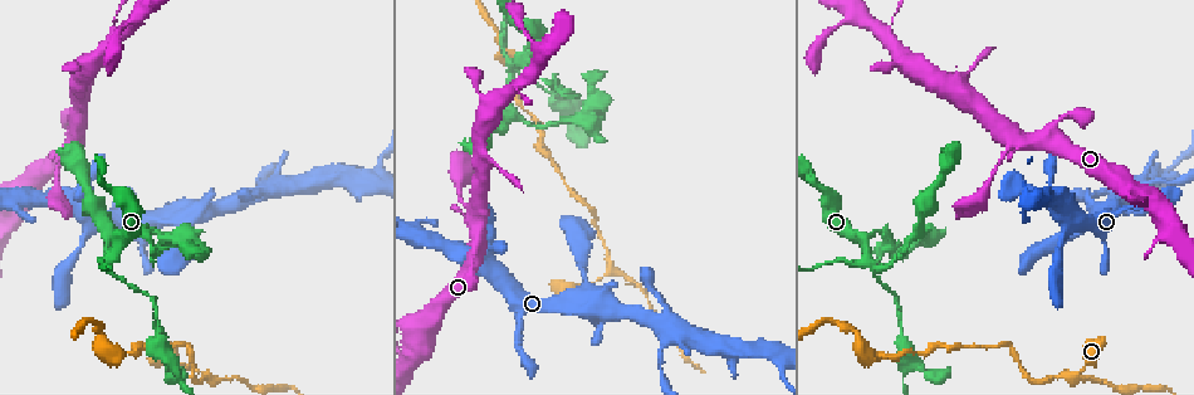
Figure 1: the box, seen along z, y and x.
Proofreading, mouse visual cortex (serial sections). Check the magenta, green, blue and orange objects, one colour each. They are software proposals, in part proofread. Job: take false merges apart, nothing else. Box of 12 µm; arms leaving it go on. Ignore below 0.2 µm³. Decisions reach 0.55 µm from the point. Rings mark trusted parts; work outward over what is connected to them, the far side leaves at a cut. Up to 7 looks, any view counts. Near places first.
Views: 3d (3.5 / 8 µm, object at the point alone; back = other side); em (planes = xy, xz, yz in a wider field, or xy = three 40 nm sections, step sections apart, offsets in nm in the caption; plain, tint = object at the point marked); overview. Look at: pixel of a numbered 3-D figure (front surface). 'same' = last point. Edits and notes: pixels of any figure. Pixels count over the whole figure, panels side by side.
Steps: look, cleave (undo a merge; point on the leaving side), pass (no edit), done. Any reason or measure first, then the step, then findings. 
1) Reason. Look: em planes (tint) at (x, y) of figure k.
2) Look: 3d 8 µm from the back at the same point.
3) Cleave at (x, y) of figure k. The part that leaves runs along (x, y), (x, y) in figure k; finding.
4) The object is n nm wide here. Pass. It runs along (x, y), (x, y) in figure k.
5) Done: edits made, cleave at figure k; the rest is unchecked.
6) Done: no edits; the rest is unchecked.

A narrow waist. Look: 3d 3.5 µm at (110, 264) of figure 1.

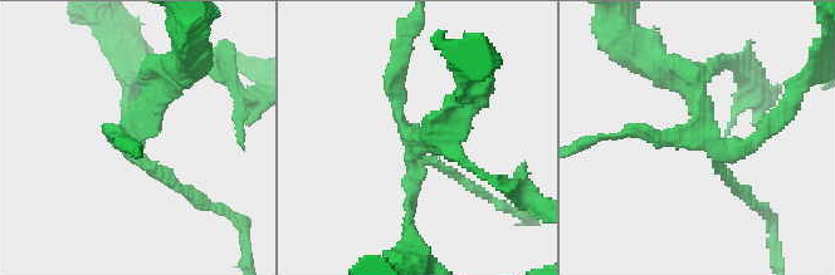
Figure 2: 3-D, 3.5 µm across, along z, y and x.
Pass. It runs along (449, 128), (411, 151), (408, 225) in figure 2; one cell here.

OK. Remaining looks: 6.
Three-way junction. Look: 3d 3.5 µm at (517, 84) of figure 1.

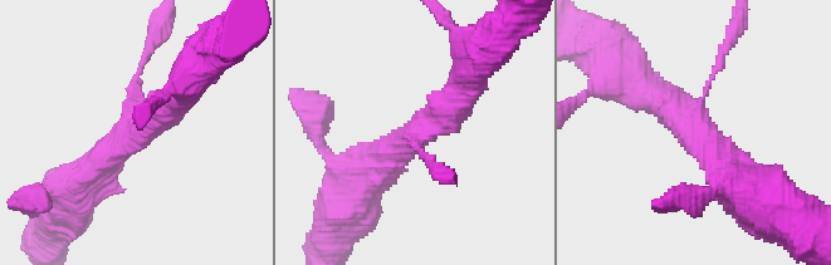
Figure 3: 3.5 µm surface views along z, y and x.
3 arms meet here; the arms are 100, 400, 450 nm wide. Look: em planes (tint) at (418, 133) of figure 3.

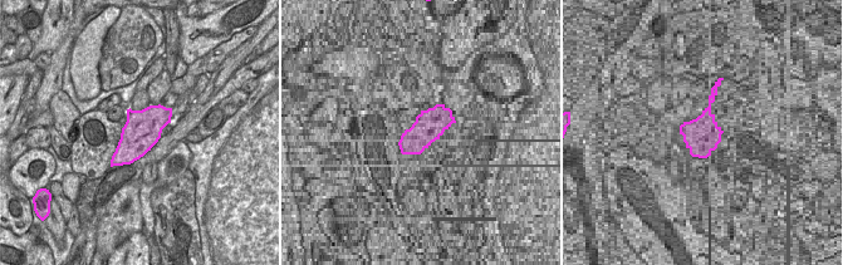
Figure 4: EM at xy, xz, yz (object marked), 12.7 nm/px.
Pass. It runs along (366, 180), (446, 108), (465, 77) in figure 3; one cell here.

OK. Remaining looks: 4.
Thin neck. Look: 3d 3.5 µm at (609, 274) of figure 1.

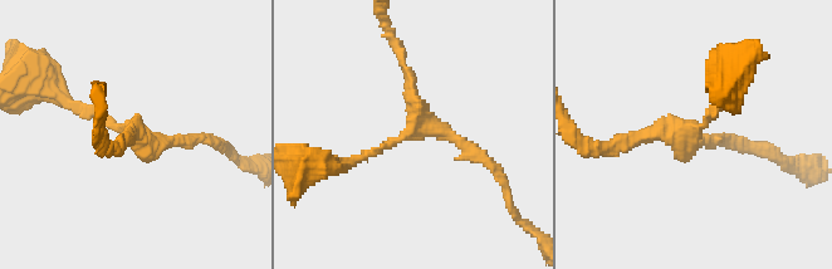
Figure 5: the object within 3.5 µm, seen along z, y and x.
Now the EM. Look: em xy step 3 (tint) at (136, 131) of figure 5.

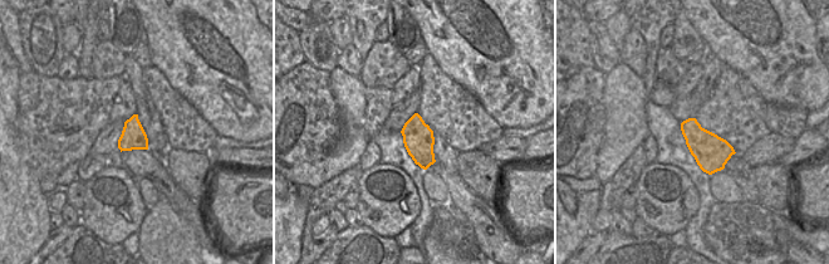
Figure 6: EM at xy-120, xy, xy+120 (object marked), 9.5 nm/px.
Pass. It runs along (344, 161), (414, 130), (402, 55) in figure 5; all the same cell.

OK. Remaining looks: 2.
Done: no edits; the rest is unchecked.

